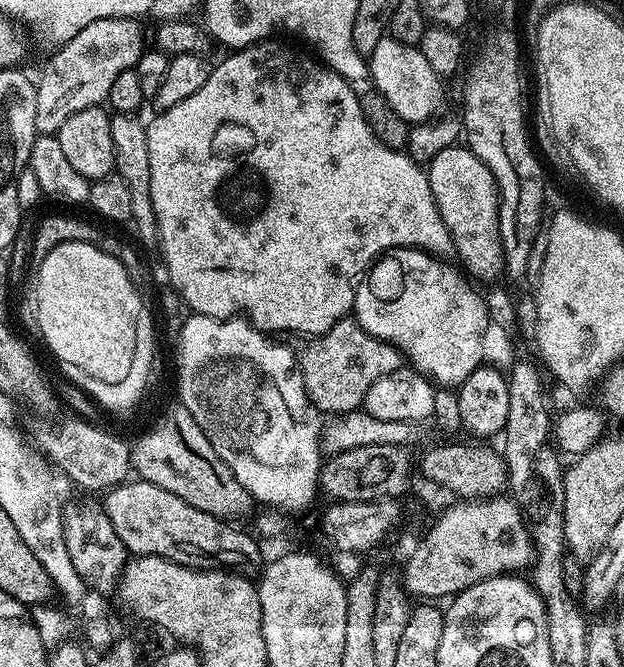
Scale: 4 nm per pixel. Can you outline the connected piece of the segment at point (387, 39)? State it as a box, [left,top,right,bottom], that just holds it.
[370,35,444,124]

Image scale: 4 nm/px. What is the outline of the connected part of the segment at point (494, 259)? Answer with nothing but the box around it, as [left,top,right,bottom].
[426,144,504,278]

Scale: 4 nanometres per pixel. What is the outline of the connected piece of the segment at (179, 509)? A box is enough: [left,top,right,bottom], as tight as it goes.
[102,478,261,570]

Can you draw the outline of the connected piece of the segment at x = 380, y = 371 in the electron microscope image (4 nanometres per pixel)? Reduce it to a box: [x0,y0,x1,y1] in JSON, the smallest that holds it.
[298,318,402,414]

